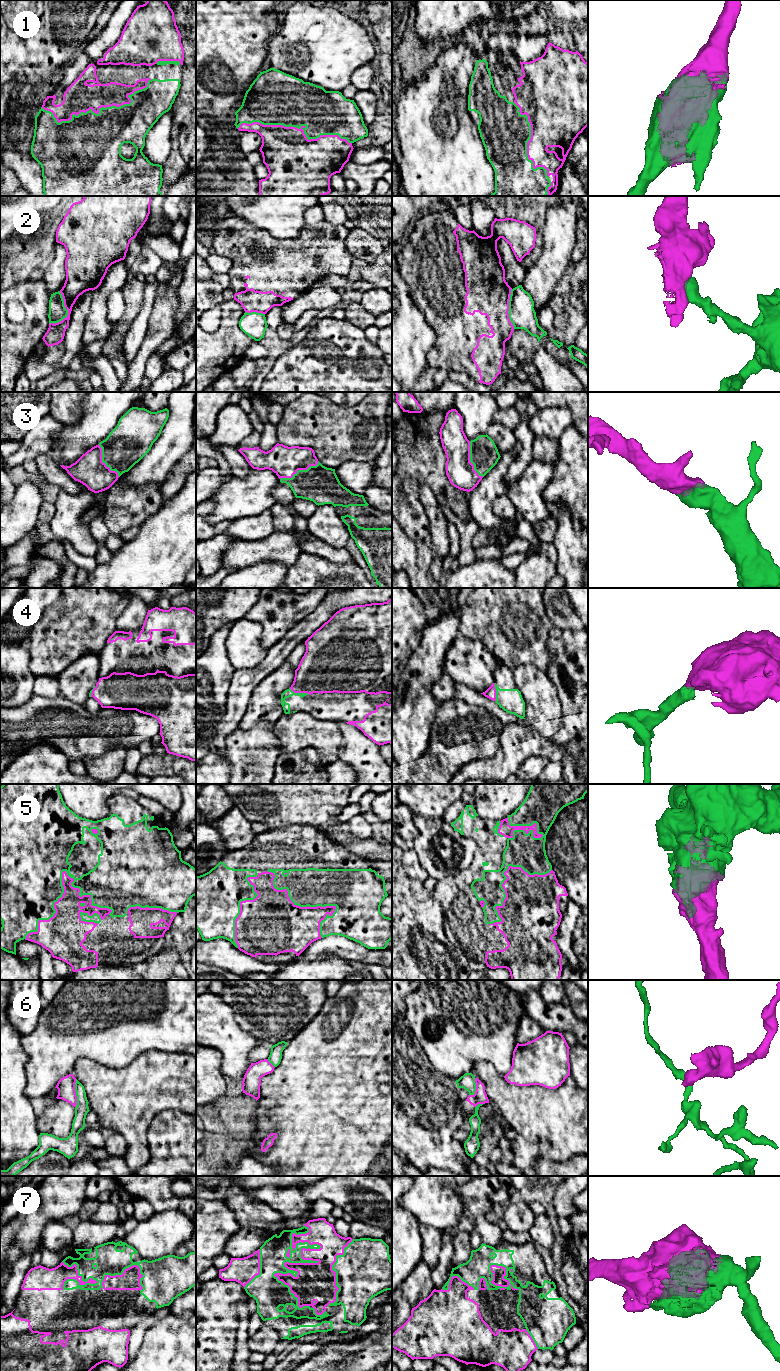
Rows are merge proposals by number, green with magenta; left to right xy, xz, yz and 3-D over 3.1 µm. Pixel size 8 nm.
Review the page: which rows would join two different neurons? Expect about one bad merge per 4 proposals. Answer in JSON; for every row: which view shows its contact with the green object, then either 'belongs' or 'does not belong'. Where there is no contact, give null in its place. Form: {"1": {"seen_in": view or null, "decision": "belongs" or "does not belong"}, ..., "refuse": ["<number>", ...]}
{"1": {"seen_in": "xy", "decision": "belongs"}, "2": {"seen_in": "xy", "decision": "does not belong"}, "3": {"seen_in": "xz", "decision": "belongs"}, "4": {"seen_in": "xz", "decision": "belongs"}, "5": {"seen_in": "xy", "decision": "belongs"}, "6": {"seen_in": "xy", "decision": "does not belong"}, "7": {"seen_in": "xz", "decision": "belongs"}, "refuse": ["2", "6"]}

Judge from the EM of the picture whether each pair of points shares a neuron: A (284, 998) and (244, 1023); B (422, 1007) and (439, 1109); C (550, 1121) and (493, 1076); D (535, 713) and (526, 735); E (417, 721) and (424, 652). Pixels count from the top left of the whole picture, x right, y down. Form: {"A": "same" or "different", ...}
{"A": "same", "B": "different", "C": "same", "D": "different", "E": "same"}

